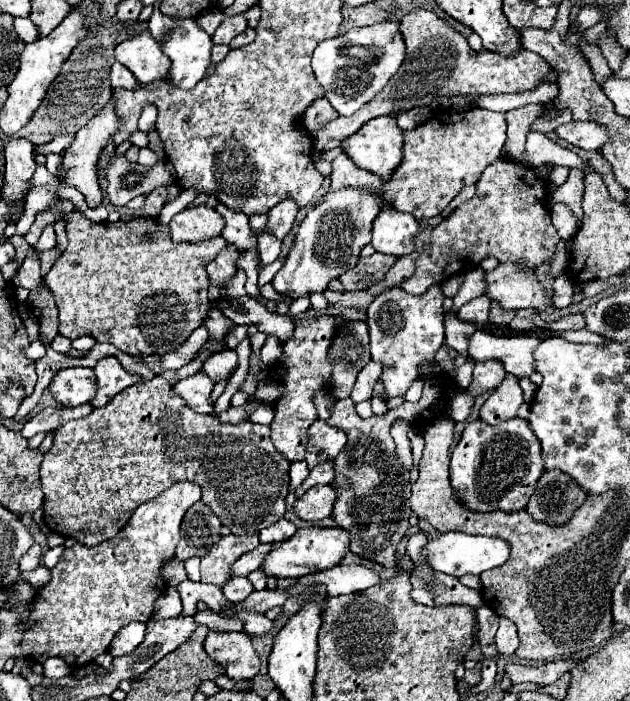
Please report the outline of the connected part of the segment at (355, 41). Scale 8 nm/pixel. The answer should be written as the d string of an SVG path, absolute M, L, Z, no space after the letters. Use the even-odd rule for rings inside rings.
M383 22L367 28L351 28L343 36L323 40L313 52L313 72L339 116L351 116L387 86L403 60L405 44L399 34L399 22Z

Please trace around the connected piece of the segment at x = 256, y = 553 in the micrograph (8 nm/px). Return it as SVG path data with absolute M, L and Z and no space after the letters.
M259 544L253 552L247 552L243 554L237 562L235 562L235 568L231 570L231 576L247 576L251 574L253 570L259 570L265 556L273 550L273 544Z

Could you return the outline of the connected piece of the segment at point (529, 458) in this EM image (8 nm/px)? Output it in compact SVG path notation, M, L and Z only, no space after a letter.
M511 418L497 426L489 426L483 420L469 422L451 456L453 496L473 512L525 510L543 472L541 444L531 432L529 422L521 418Z

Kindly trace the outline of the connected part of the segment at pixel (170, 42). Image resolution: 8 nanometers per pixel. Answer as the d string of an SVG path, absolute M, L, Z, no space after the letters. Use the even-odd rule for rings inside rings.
M155 8L149 20L149 32L155 40L159 40L161 50L171 58L171 72L167 74L165 80L169 80L171 84L183 90L189 90L207 74L207 68L211 66L213 42L211 42L211 36L193 18L177 20L171 16L163 16L159 8Z

